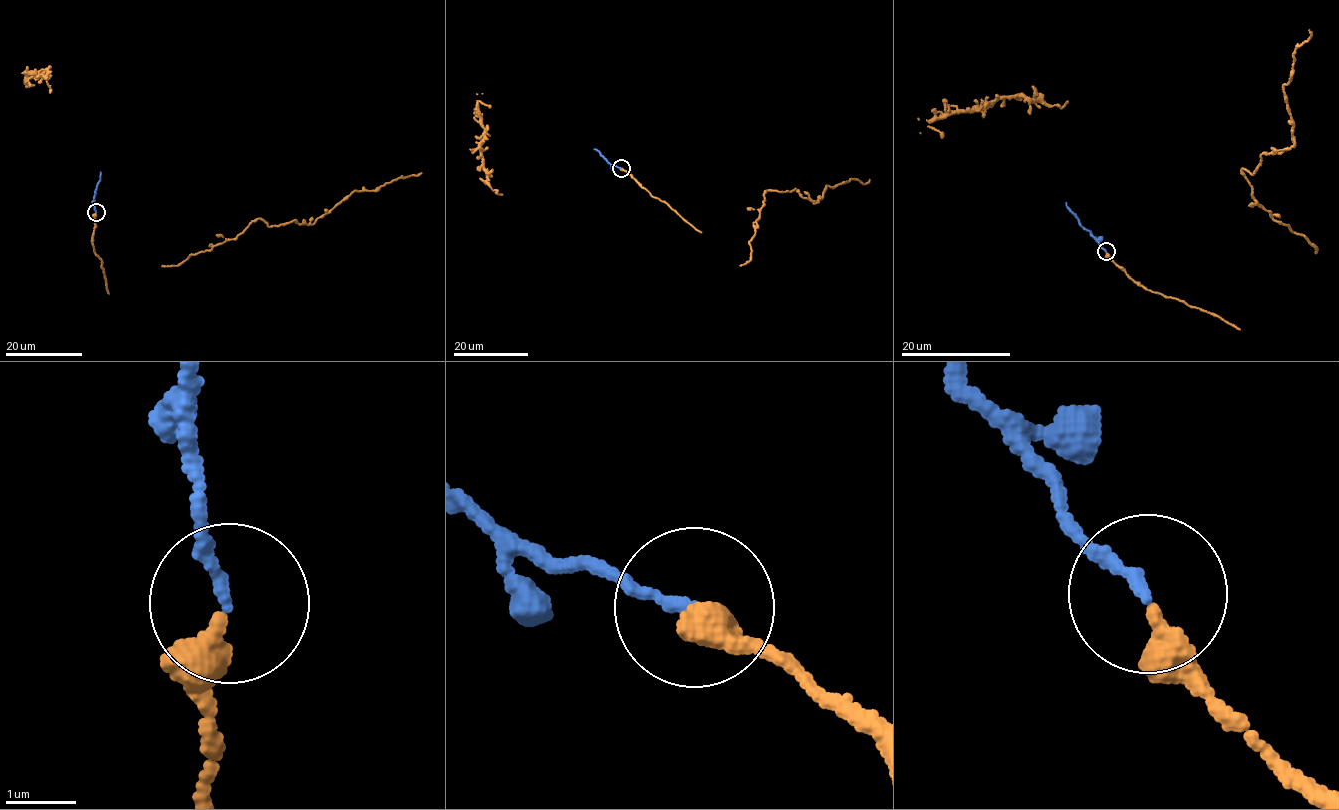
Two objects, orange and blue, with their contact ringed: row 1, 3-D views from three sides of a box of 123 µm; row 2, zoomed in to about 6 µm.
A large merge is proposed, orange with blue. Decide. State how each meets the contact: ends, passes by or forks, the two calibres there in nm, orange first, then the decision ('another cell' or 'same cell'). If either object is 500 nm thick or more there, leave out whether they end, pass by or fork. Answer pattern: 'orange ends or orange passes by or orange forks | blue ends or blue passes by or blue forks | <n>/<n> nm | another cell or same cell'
orange ends | blue ends | 400/150 nm | same cell

